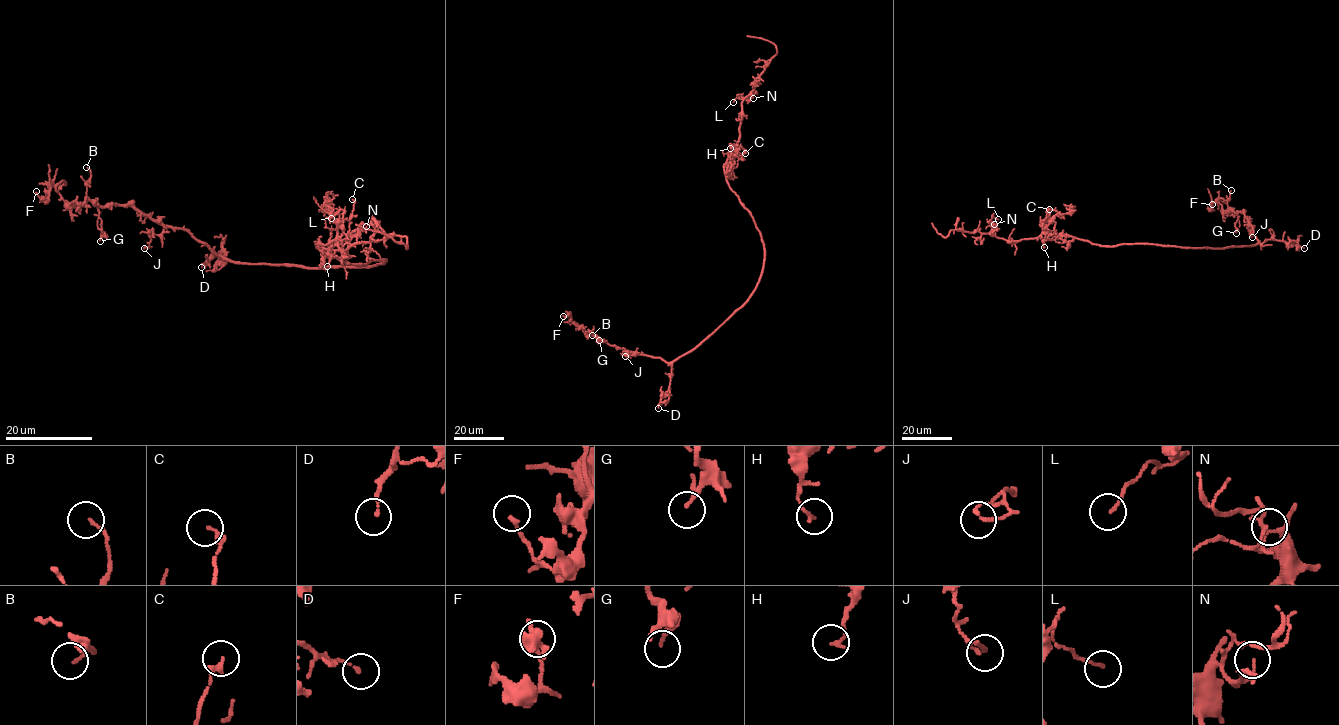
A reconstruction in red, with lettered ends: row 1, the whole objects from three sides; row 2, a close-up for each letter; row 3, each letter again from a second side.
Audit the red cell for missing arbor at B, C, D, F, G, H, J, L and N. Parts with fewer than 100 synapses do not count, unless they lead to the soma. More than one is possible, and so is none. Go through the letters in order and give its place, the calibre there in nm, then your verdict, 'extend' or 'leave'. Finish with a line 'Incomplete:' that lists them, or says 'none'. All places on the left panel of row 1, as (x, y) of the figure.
B: (86, 167) | 110 nm | leave
C: (352, 199) | 220 nm | leave
D: (201, 267) | 140 nm | leave
F: (36, 191) | 150 nm | leave
G: (100, 241) | 110 nm | leave
H: (327, 266) | 150 nm | leave
J: (144, 248) | 120 nm | leave
L: (331, 218) | 120 nm | leave
N: (366, 226) | 100 nm | leave
Incomplete: none

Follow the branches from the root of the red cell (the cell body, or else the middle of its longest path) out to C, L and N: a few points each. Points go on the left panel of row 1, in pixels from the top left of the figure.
C: (384, 261), (347, 264), (316, 244), (329, 244), (336, 236), (337, 225), (352, 215), (352, 199)
L: (384, 261), (347, 264), (324, 253), (316, 244), (334, 240), (345, 255), (349, 245), (344, 211), (331, 218)
N: (384, 261), (347, 264), (316, 244), (334, 240), (346, 255), (356, 242), (358, 229), (366, 226)

